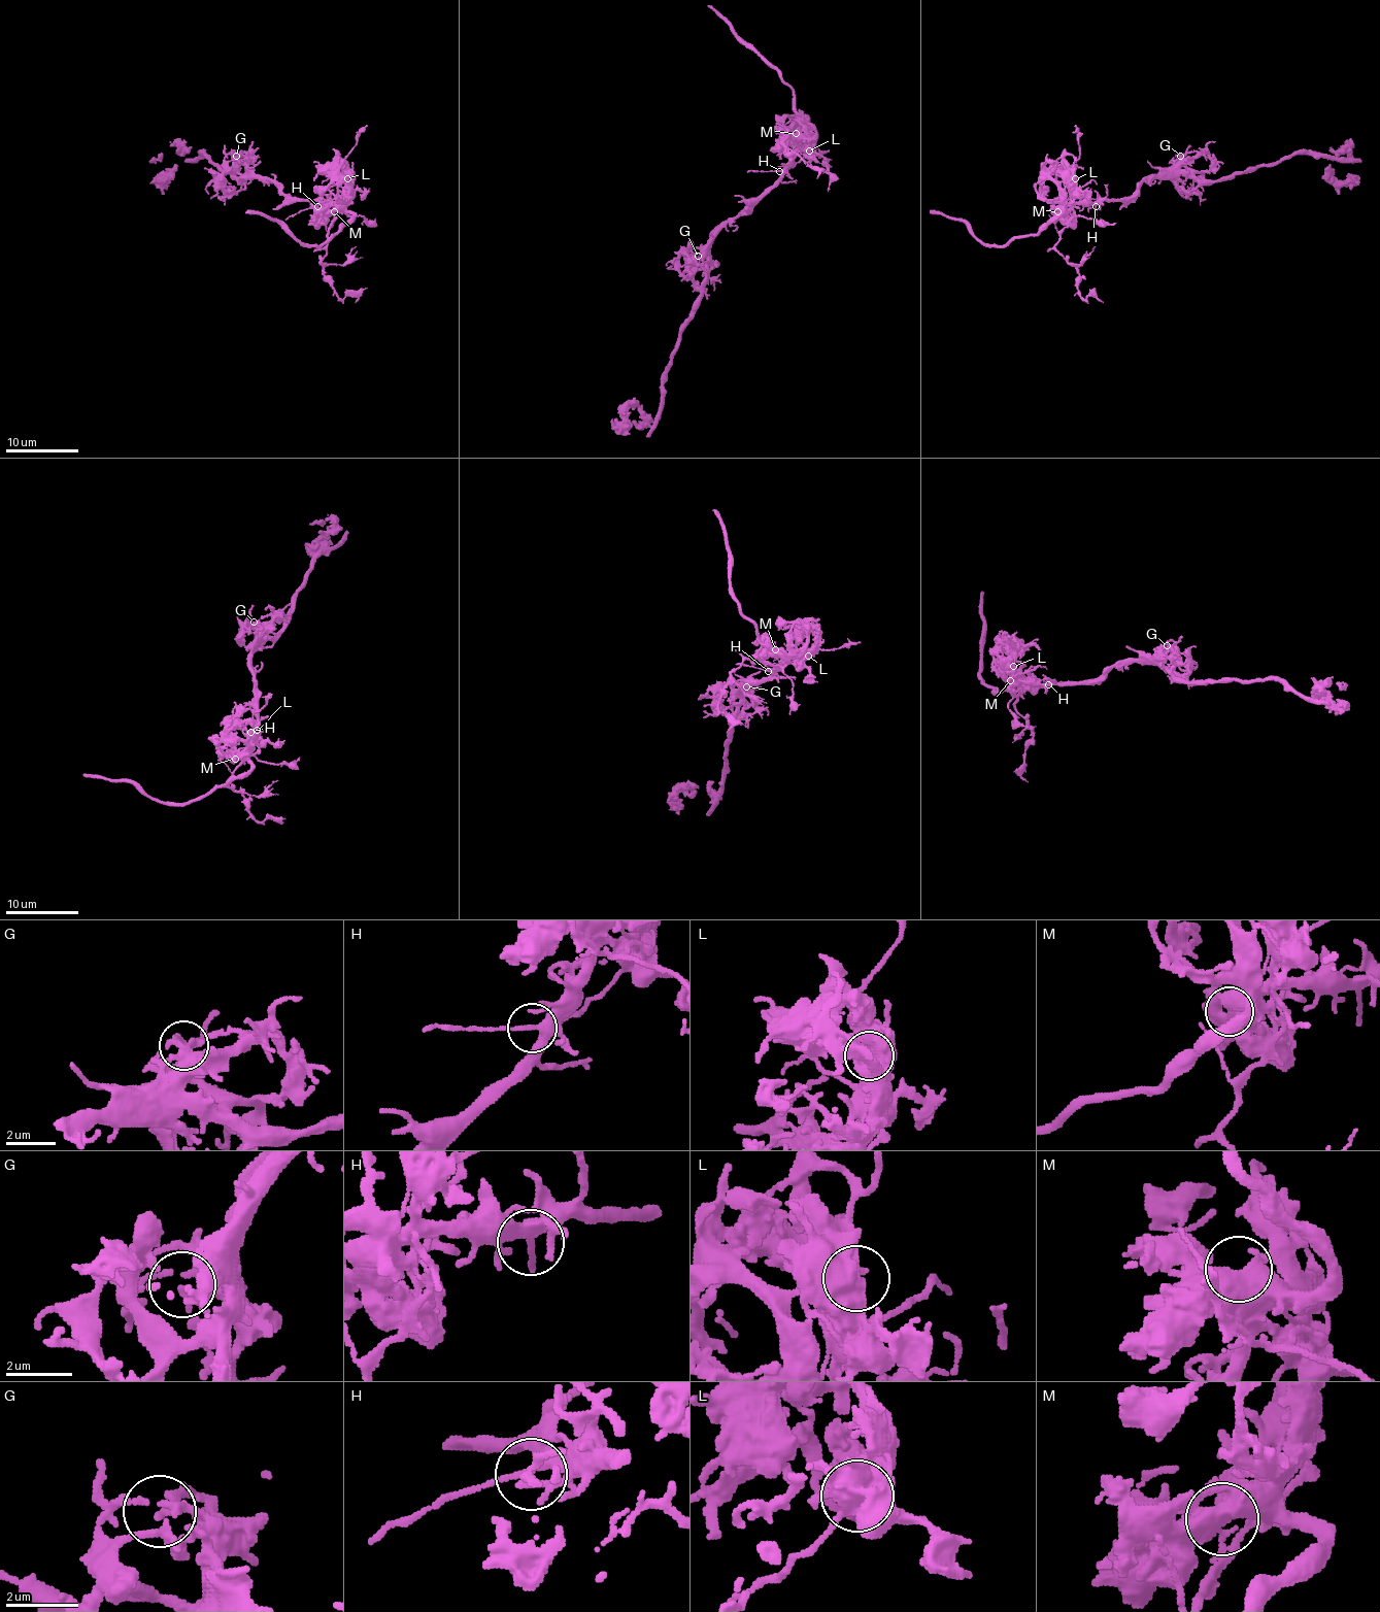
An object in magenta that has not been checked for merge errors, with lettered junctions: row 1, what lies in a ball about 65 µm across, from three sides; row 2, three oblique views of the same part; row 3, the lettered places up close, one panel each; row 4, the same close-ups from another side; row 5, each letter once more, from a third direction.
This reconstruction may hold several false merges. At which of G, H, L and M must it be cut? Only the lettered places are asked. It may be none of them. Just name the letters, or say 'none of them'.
L

